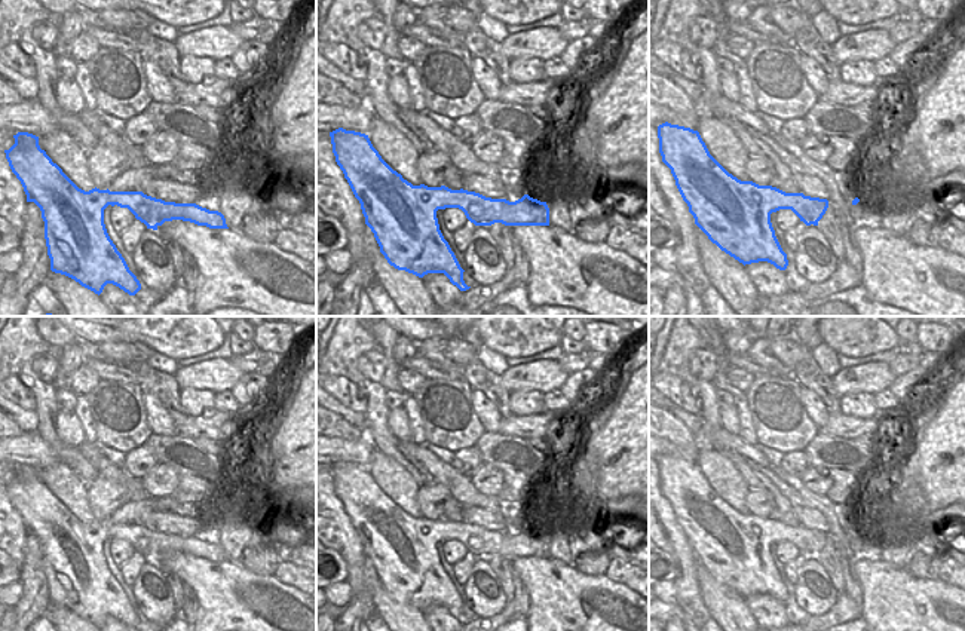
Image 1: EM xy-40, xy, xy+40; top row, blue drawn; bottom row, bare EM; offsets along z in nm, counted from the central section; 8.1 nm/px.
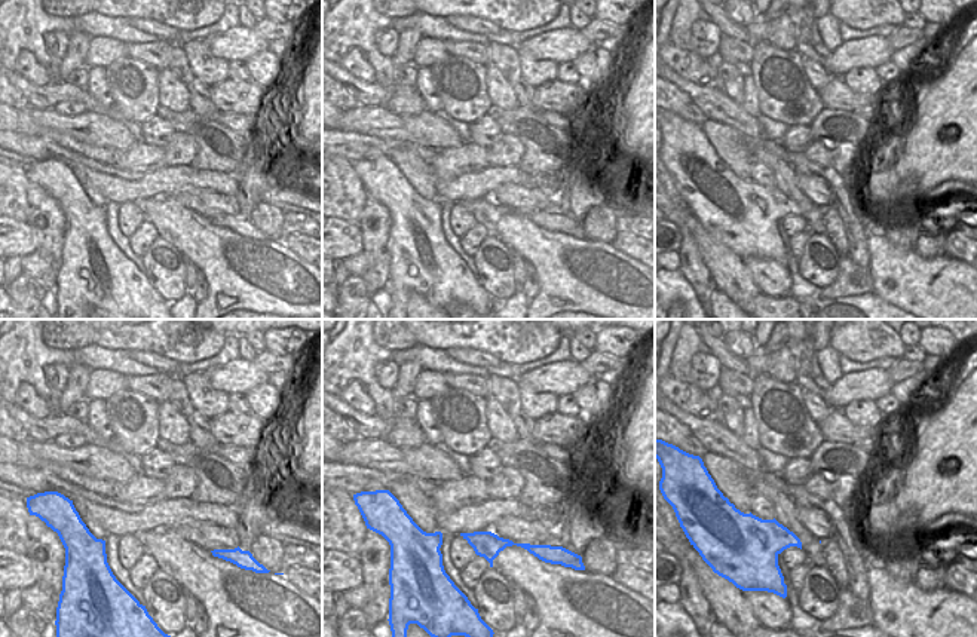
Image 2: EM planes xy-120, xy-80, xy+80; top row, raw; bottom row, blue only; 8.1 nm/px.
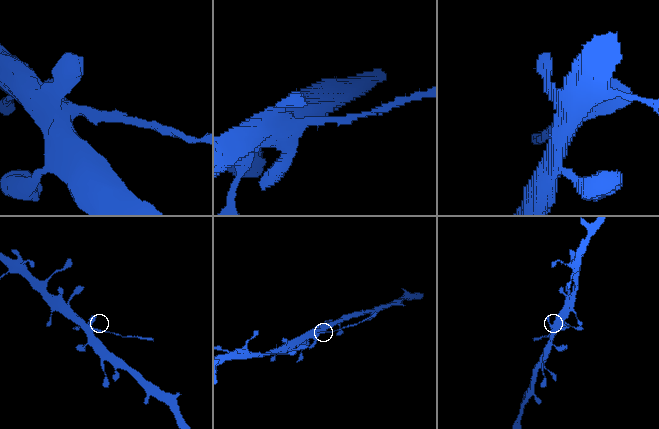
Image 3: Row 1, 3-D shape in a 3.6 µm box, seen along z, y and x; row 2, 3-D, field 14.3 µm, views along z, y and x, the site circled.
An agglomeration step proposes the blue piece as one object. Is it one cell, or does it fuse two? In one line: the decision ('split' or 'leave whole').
split

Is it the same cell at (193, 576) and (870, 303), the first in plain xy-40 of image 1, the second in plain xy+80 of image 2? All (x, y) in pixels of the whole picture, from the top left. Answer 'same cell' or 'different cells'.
different cells

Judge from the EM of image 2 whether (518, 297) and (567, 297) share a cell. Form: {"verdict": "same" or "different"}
{"verdict": "different"}

